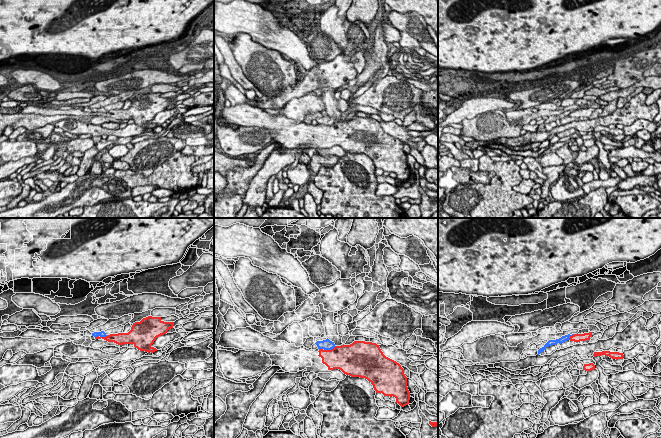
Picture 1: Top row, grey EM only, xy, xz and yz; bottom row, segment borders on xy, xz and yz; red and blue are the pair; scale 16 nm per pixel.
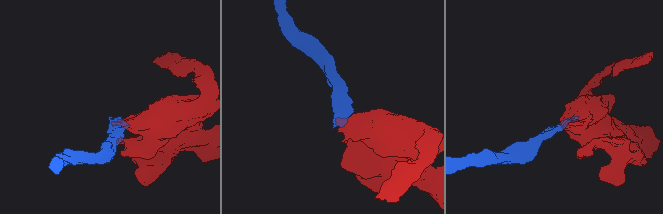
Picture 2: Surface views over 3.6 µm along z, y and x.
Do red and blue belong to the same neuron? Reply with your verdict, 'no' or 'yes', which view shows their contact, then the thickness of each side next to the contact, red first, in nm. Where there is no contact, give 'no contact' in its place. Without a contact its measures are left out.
no; contact in xz; calibres 380 and 160 nm

